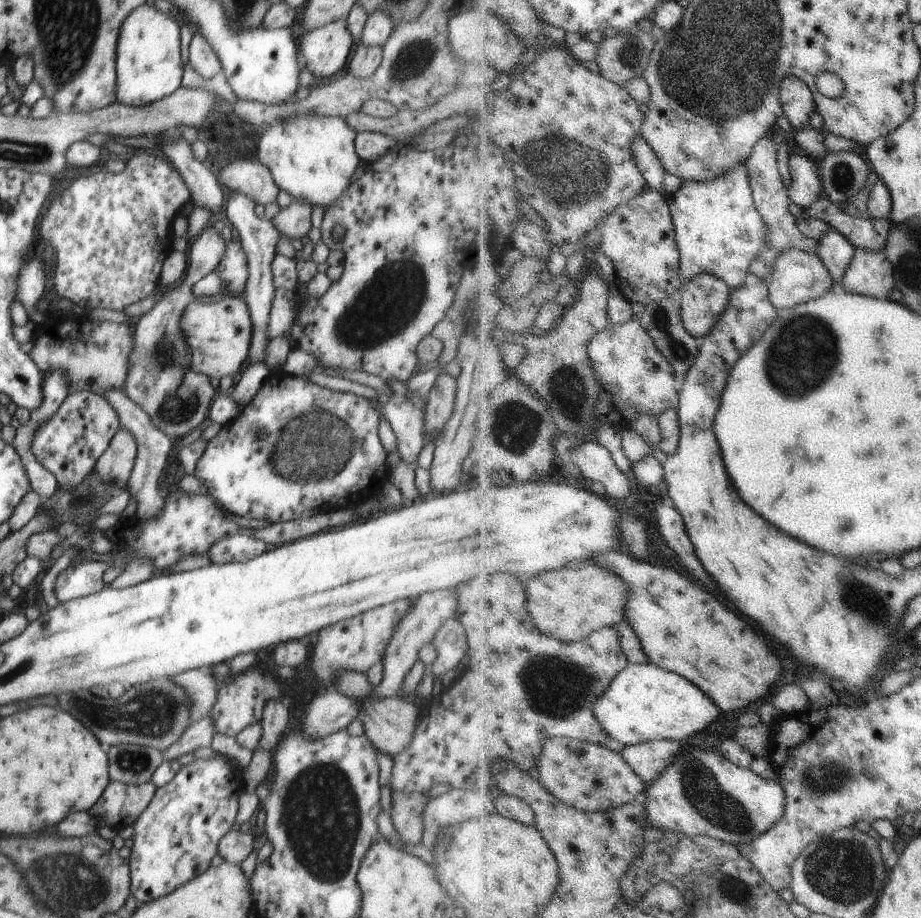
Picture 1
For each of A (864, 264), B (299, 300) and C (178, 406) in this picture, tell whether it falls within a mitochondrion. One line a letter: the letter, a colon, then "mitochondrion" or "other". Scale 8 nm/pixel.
A: other
B: other
C: mitochondrion

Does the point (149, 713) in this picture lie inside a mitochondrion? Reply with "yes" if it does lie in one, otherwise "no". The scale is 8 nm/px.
yes

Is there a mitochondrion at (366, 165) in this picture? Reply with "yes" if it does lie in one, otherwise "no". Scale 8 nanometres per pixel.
no

